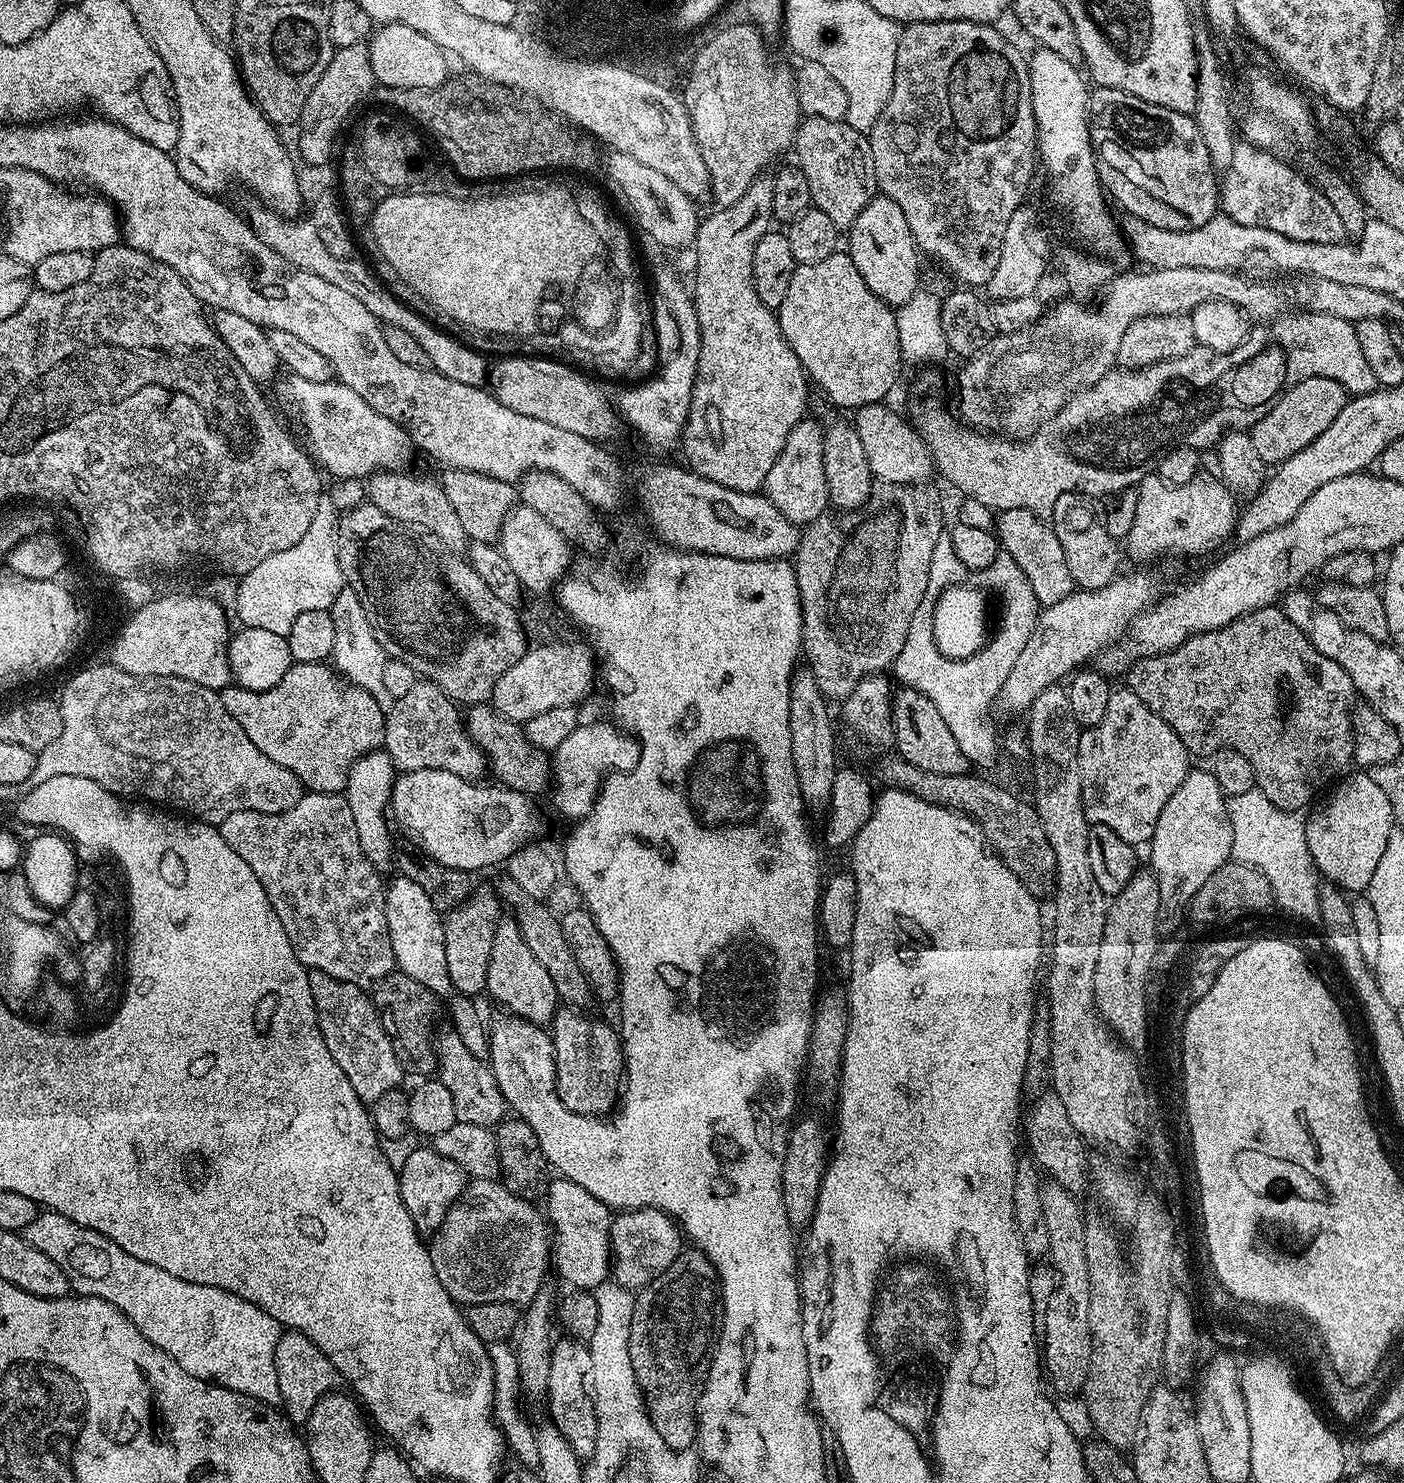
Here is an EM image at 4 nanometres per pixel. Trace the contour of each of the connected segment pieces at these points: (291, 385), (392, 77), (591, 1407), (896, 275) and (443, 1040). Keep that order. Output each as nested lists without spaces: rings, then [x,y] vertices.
[[[289,375],[287,379],[288,381],[284,384],[284,392],[288,395],[289,402],[296,407],[297,414],[300,415],[304,436],[308,439],[307,451],[313,461],[327,475],[329,472],[329,477],[367,478],[374,472],[404,470],[409,467],[408,463],[412,460],[414,445],[408,436],[408,431],[402,426],[398,426],[390,418],[378,414],[378,410],[374,410],[365,400],[358,398],[358,394],[354,394],[354,390],[350,390],[350,386],[341,384],[335,379],[326,382],[306,382],[306,378],[298,378],[294,375]]]
[[[385,24],[373,31],[366,44],[368,61],[374,70],[377,85],[385,84],[388,90],[398,88],[414,88],[427,90],[439,88],[449,79],[449,57],[426,34],[418,34],[418,30],[410,30],[410,26]]]
[[[575,1338],[557,1339],[552,1346],[550,1382],[546,1402],[550,1423],[570,1444],[579,1458],[591,1458],[596,1452],[596,1391],[594,1390],[594,1362],[591,1347]]]
[[[873,195],[872,201],[858,214],[858,218],[847,229],[848,256],[858,266],[858,274],[862,274],[862,282],[882,298],[890,306],[899,306],[910,302],[910,298],[921,287],[920,260],[922,253],[916,247],[910,234],[910,226],[906,226],[906,217],[898,204],[885,196]]]
[[[447,1030],[435,1037],[436,1059],[438,1061],[438,1079],[450,1090],[454,1098],[454,1114],[459,1122],[495,1126],[505,1119],[506,1105],[502,1090],[498,1090],[498,1082],[494,1078],[491,1067],[485,1061],[474,1058],[470,1050],[466,1050],[462,1038],[458,1038],[455,1030]]]

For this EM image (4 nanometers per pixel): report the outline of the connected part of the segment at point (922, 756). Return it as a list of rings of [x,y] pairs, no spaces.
[[[901,687],[892,697],[892,731],[894,748],[900,759],[918,766],[918,770],[926,770],[930,774],[965,774],[970,765],[966,754],[958,748],[954,734],[950,734],[950,726],[942,722],[942,714],[922,694],[913,688]]]

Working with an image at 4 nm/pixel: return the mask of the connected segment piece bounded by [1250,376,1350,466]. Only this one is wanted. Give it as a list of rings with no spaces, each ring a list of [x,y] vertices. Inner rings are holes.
[[[1315,376],[1300,380],[1294,387],[1286,389],[1266,415],[1252,425],[1250,435],[1258,457],[1264,465],[1275,466],[1298,454],[1298,450],[1310,446],[1310,442],[1314,442],[1314,438],[1318,438],[1318,434],[1322,434],[1338,414],[1342,414],[1342,406],[1346,406],[1349,399],[1348,391],[1334,378]]]

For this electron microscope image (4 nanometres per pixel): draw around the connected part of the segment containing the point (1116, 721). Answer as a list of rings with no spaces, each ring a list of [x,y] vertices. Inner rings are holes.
[[[1127,686],[1113,687],[1110,694],[1110,702],[1106,706],[1106,714],[1102,722],[1098,722],[1093,728],[1083,729],[1078,742],[1078,774],[1082,784],[1082,810],[1089,825],[1101,824],[1110,826],[1122,842],[1133,846],[1147,845],[1152,836],[1148,833],[1148,827],[1158,822],[1158,814],[1170,802],[1174,790],[1188,777],[1190,771],[1190,754],[1186,746],[1182,746],[1182,738],[1138,698]]]

